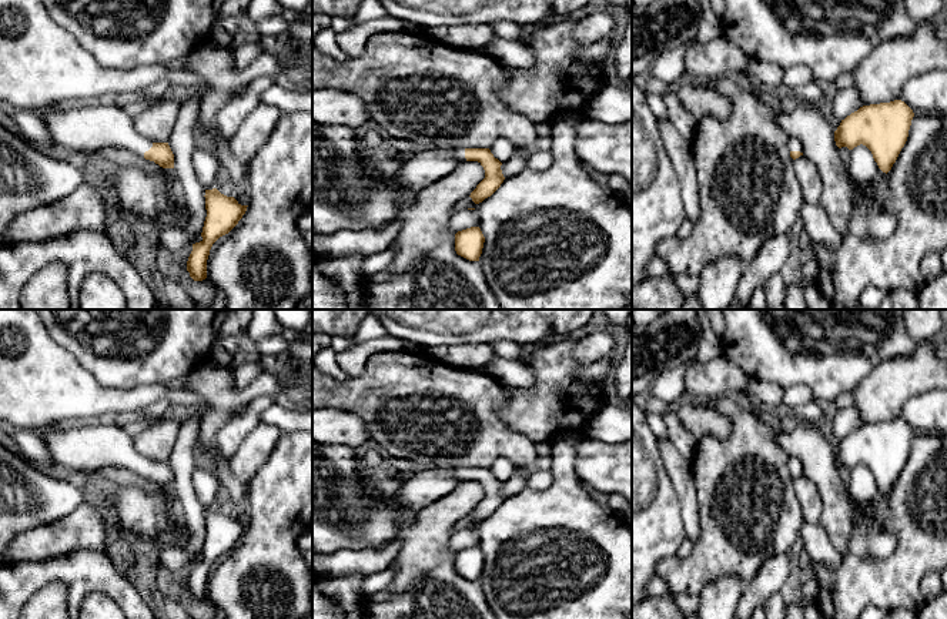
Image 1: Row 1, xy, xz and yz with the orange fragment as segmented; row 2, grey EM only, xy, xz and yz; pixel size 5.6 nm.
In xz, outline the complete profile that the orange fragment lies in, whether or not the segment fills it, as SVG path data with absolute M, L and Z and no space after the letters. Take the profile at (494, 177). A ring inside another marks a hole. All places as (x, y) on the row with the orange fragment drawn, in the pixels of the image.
M449 148L451 154L458 161L478 161L485 170L485 178L471 193L471 198L475 204L482 203L491 197L503 183L502 163L493 157L489 148Z

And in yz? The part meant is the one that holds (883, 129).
M901 100L863 106L841 120L834 131L836 145L849 150L866 145L887 174L907 141L913 117L913 110Z

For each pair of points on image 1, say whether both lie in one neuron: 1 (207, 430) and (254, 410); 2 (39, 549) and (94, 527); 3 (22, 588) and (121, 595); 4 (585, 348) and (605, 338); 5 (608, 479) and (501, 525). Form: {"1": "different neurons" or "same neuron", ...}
{"1": "different neurons", "2": "same neuron", "3": "same neuron", "4": "same neuron", "5": "different neurons"}

